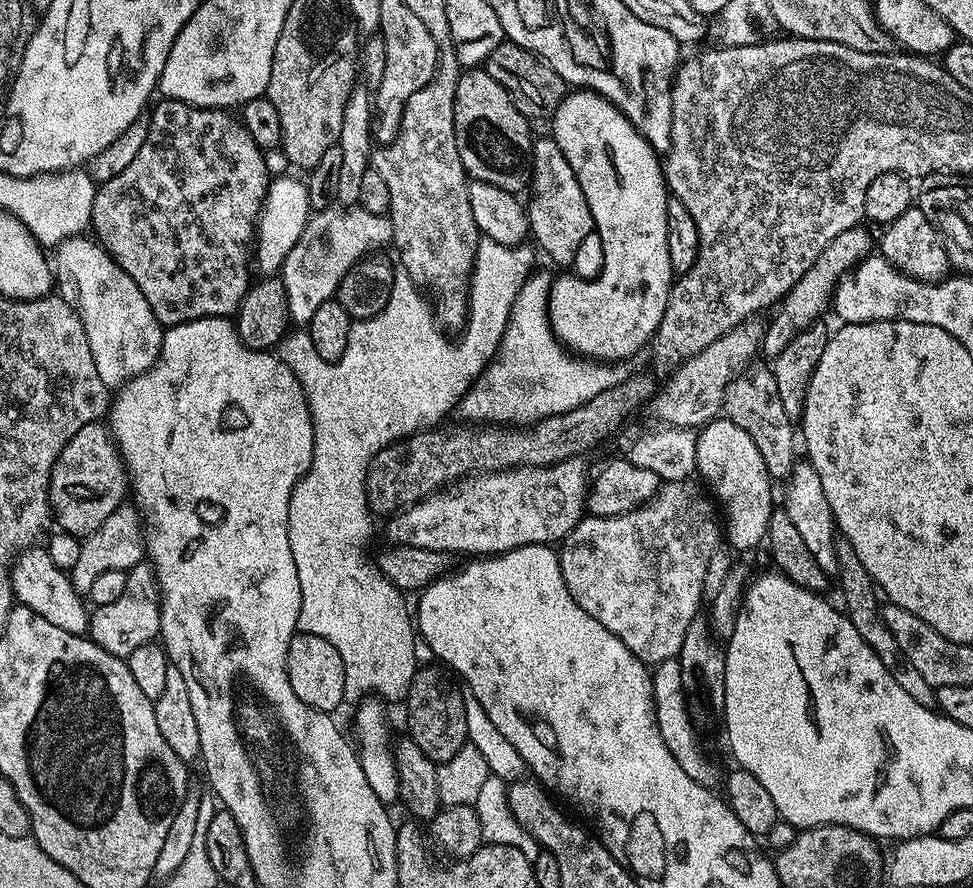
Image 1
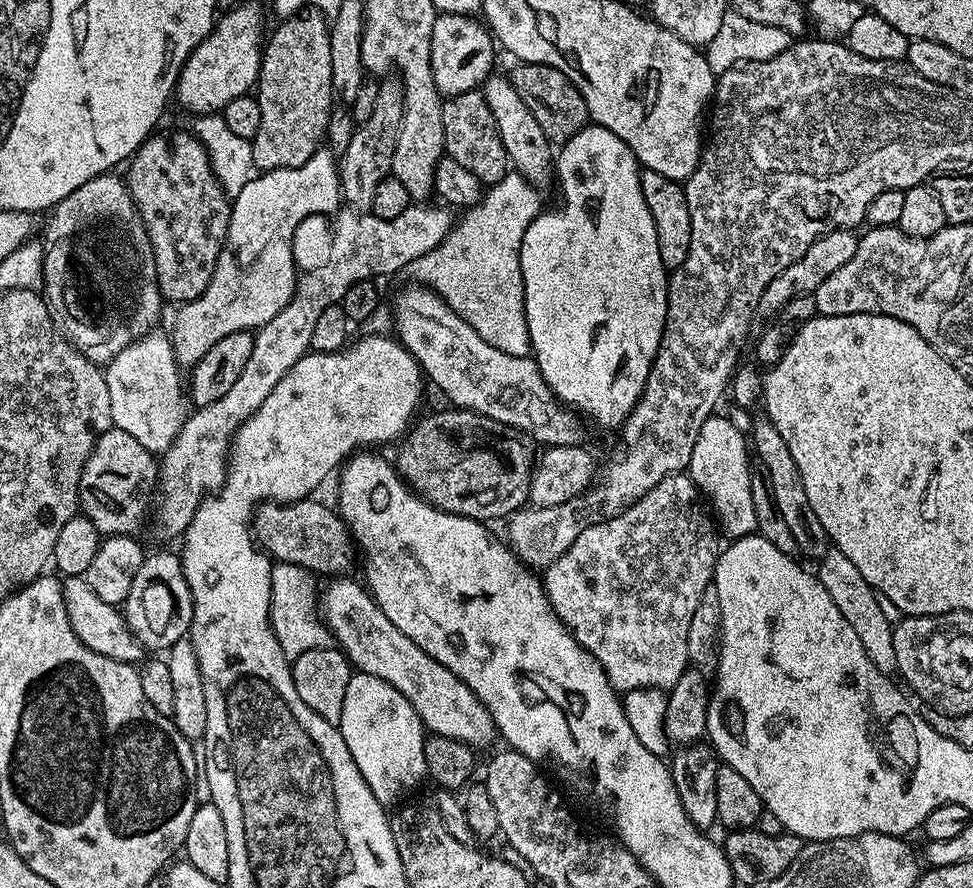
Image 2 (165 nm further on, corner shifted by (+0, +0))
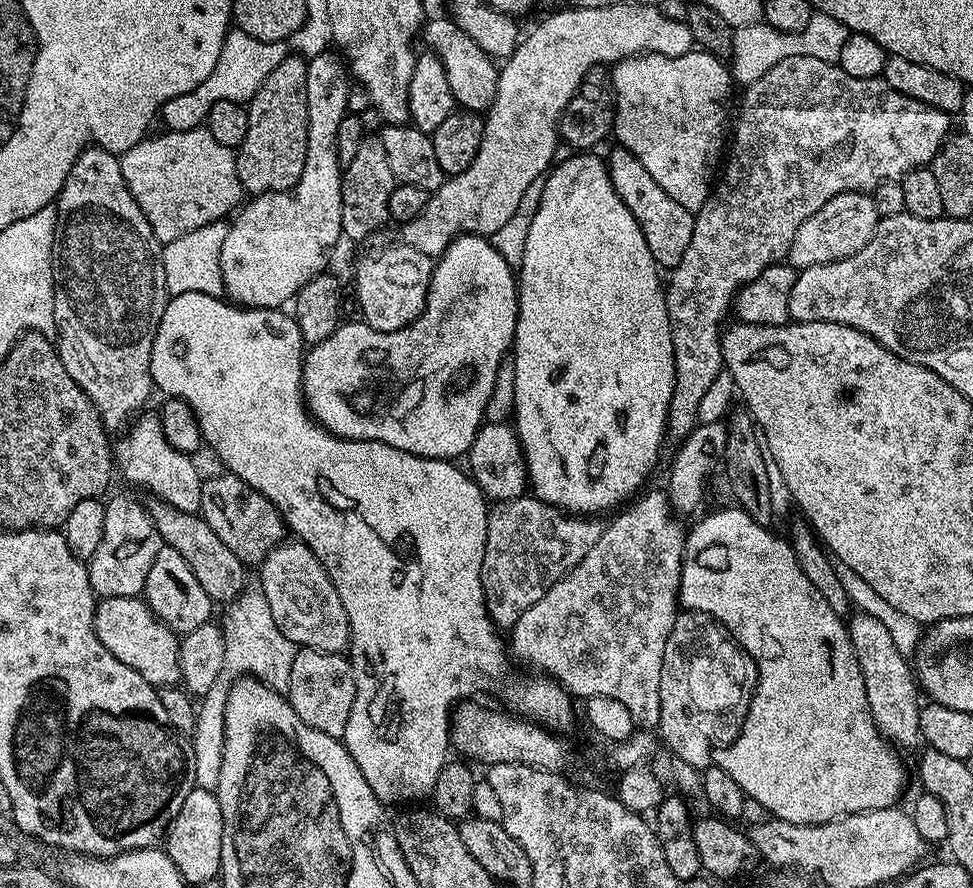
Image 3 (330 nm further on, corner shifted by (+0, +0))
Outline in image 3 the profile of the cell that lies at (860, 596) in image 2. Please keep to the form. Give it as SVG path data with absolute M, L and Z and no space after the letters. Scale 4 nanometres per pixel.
M856 610L847 617L846 623L850 642L854 646L854 654L858 658L858 666L866 686L866 700L877 730L885 740L901 749L919 745L922 692L918 687L909 657L898 650L890 630L886 630L886 626L878 622L878 618Z

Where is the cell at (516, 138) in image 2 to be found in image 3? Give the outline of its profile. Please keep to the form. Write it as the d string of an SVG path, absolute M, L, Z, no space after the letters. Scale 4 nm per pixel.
M442 14L437 20L431 20L423 25L422 40L428 43L427 51L441 60L455 103L469 112L487 113L494 102L494 94L498 92L500 68L497 61L488 56L482 47L478 46L464 30L459 29L447 15Z

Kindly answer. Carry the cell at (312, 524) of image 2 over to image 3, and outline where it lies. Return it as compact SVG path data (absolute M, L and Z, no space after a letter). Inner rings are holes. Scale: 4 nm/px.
M231 474L212 476L200 485L199 515L222 538L222 542L245 566L258 566L279 544L285 543L286 525L284 516L258 490L254 490L242 478ZM285 532L285 536L284 536Z

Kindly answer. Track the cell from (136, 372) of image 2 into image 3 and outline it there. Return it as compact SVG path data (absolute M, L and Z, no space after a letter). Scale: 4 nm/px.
M141 415L127 429L128 437L118 444L119 471L121 468L125 478L137 484L138 487L153 492L157 501L169 504L172 508L183 512L199 513L202 475L200 476L195 462L192 461L195 459L189 453L178 451L168 441L160 425L159 415L143 416Z

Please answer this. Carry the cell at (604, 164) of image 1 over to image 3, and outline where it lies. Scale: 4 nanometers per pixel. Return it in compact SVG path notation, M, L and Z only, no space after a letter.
M596 154L568 155L572 156L566 157L564 161L561 159L543 177L542 198L538 202L534 222L530 222L530 230L526 233L526 250L522 254L518 269L520 301L516 337L513 338L510 349L512 404L516 407L514 427L524 451L531 495L569 514L600 514L596 512L604 512L615 504L623 505L631 501L645 487L643 484L647 482L648 475L655 470L656 463L660 460L660 447L663 446L664 440L666 441L668 430L668 407L676 389L674 342L664 297L666 284L662 276L660 280L661 269L654 254L650 254L650 246L646 246L646 237L642 234L642 226L638 226L638 218L634 218L634 214L626 210L626 202L618 198L618 190L614 190L610 182L607 163L601 157L599 160L598 157L592 156Z

